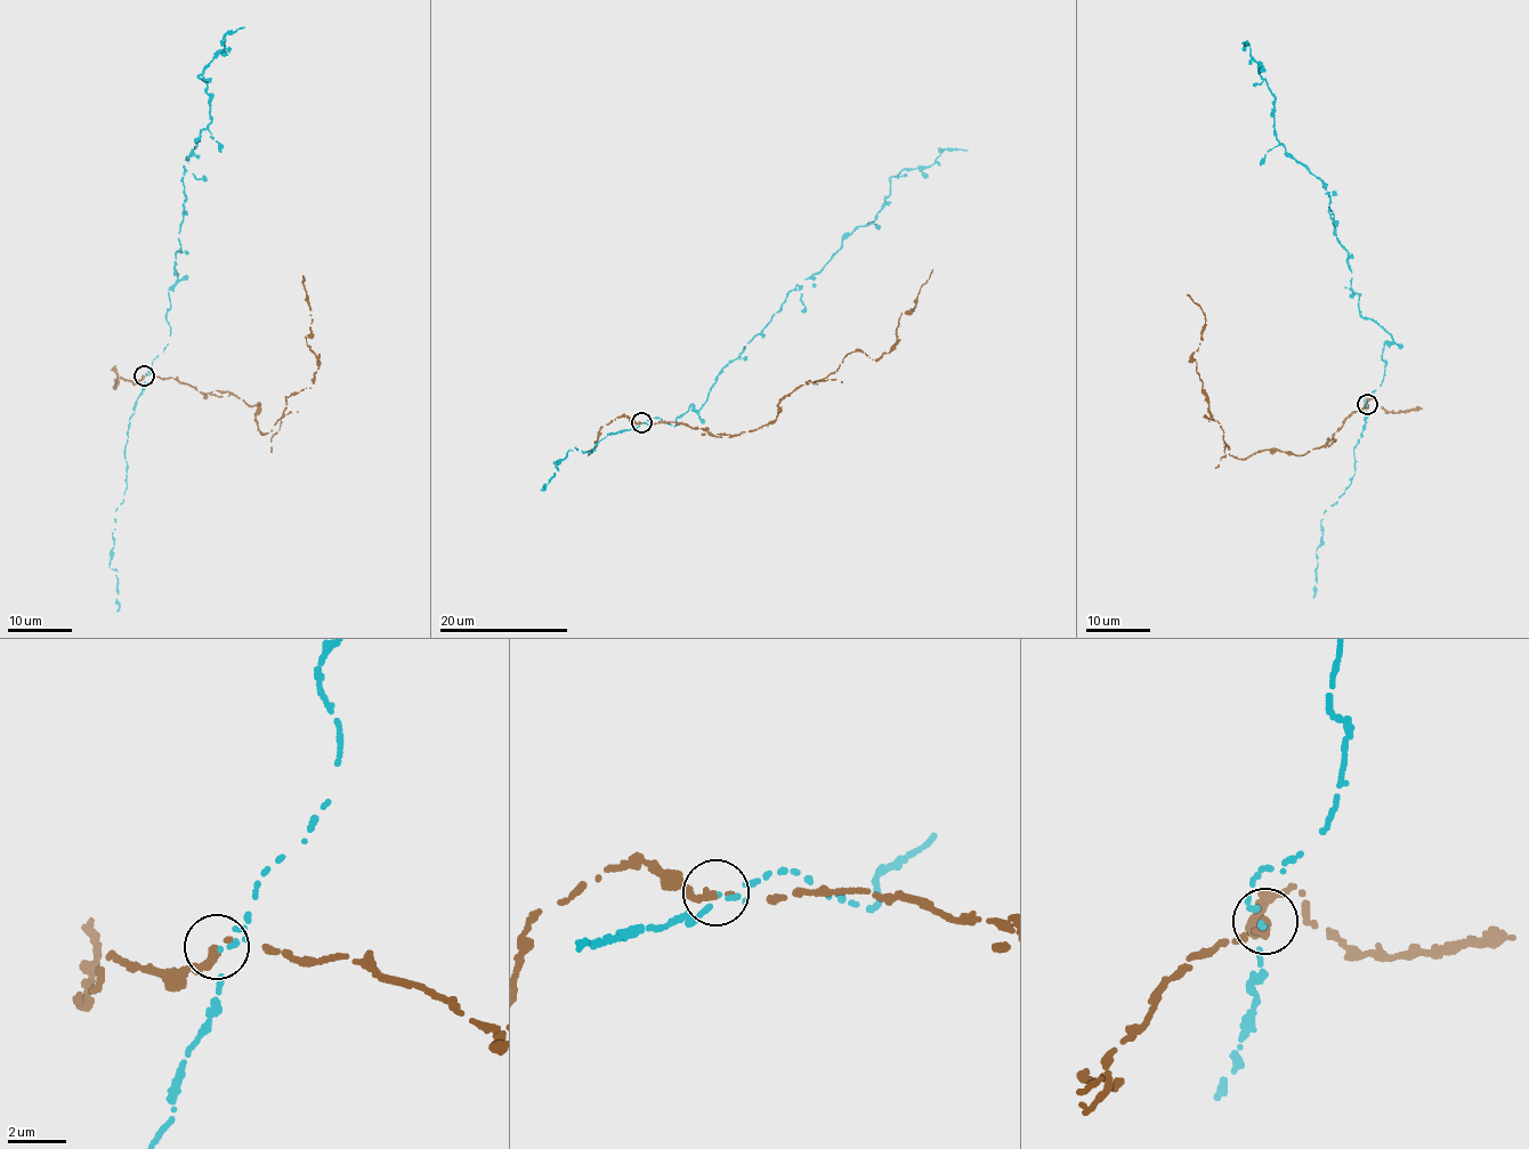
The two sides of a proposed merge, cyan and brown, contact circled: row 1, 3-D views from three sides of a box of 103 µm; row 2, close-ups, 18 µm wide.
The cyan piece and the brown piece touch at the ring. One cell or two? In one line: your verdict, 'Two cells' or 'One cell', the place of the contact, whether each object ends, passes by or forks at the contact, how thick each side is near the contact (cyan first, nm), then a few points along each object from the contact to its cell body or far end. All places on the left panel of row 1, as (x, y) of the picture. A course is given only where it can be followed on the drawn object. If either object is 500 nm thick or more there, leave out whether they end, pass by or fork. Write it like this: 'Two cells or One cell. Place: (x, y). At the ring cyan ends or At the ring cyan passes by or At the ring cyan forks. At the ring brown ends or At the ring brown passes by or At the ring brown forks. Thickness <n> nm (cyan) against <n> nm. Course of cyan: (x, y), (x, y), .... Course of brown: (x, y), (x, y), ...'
Two cells. Place: (144, 375). At the ring cyan forks. At the ring brown ends. Thickness 70 nm (cyan) against 300 nm. Course of cyan: (144, 375), (168, 345), (184, 167), (211, 122), (207, 82), (199, 75), (225, 47), (226, 34), (244, 27). Course of brown: (144, 375), (259, 404), (261, 434), (275, 435), (285, 397), (310, 388), (317, 370), (302, 276)

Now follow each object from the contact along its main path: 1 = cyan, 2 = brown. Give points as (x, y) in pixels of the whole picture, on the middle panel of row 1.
1: (641, 423), (676, 426), (690, 404), (700, 410), (790, 291), (873, 220), (891, 177), (945, 150), (968, 151)
2: (641, 423), (719, 437), (757, 429), (848, 354), (888, 353), (932, 269)

